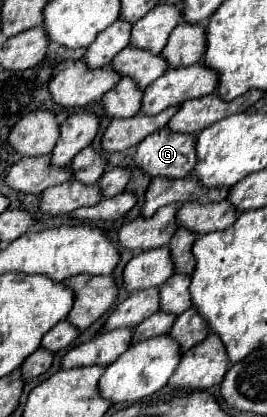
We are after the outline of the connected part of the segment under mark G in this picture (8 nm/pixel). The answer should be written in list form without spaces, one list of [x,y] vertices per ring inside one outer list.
[[[158,129],[138,145],[134,163],[152,177],[186,177],[196,165],[196,135]]]

